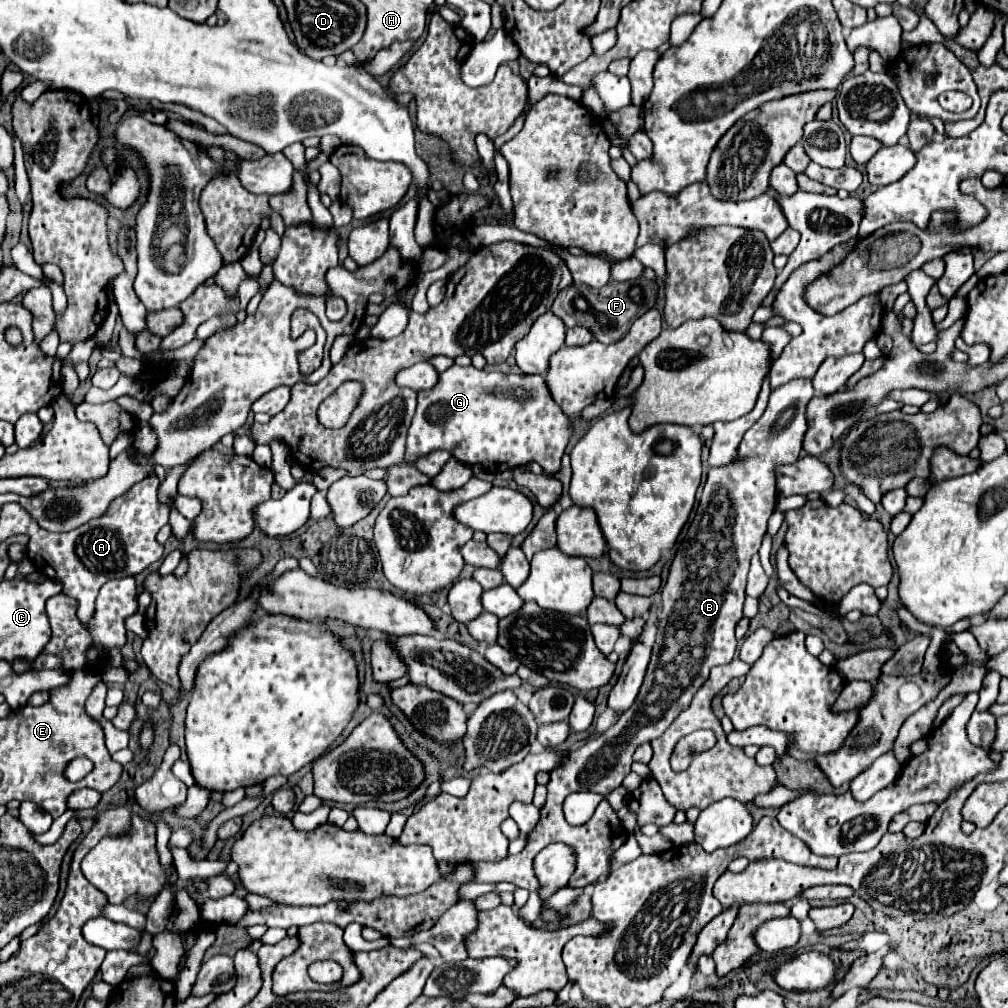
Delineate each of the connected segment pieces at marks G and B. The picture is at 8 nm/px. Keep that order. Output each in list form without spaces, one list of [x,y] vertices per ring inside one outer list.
[[[453,365],[439,373],[439,381],[433,389],[419,391],[417,395],[417,411],[407,435],[407,459],[413,461],[417,455],[425,455],[435,449],[447,449],[461,463],[481,463],[489,473],[503,473],[525,461],[537,461],[545,473],[553,475],[561,465],[561,455],[569,437],[569,417],[563,415],[557,403],[553,403],[541,375],[503,375],[487,373],[475,369],[473,365]]]
[[[793,379],[787,385],[773,389],[763,417],[743,435],[735,461],[731,461],[731,465],[709,467],[695,521],[691,521],[687,535],[675,553],[667,583],[661,591],[663,611],[659,627],[663,627],[663,633],[661,637],[657,635],[649,669],[635,703],[629,711],[619,715],[613,727],[587,741],[577,751],[571,751],[567,761],[551,773],[541,819],[527,835],[525,849],[499,863],[477,863],[473,883],[509,881],[527,891],[537,891],[539,883],[531,871],[533,857],[543,847],[557,841],[571,845],[575,853],[577,867],[569,883],[571,887],[595,883],[599,875],[609,871],[611,853],[627,841],[627,833],[623,825],[619,825],[621,821],[609,801],[603,799],[587,823],[571,827],[563,815],[563,799],[575,791],[609,795],[617,789],[631,773],[631,757],[635,749],[641,743],[657,739],[673,719],[689,707],[697,689],[707,681],[711,667],[725,665],[733,659],[737,647],[735,625],[743,617],[749,561],[759,551],[761,539],[767,531],[767,519],[777,505],[775,471],[779,465],[791,465],[797,461],[807,429],[805,407],[813,395],[811,379]]]

